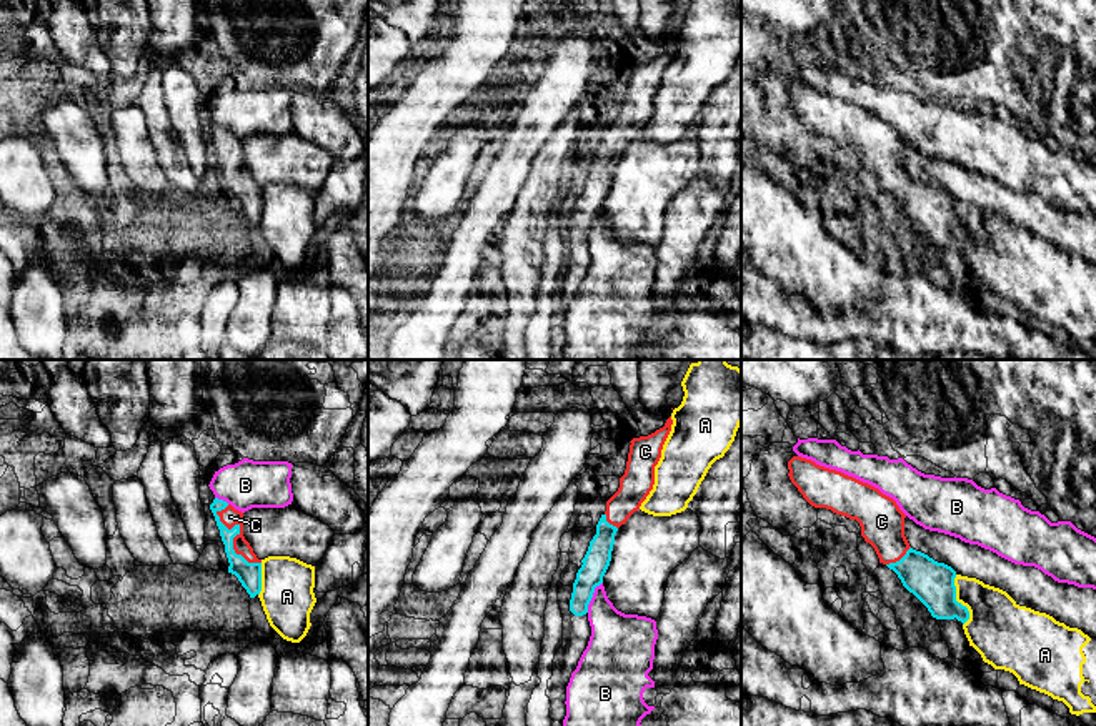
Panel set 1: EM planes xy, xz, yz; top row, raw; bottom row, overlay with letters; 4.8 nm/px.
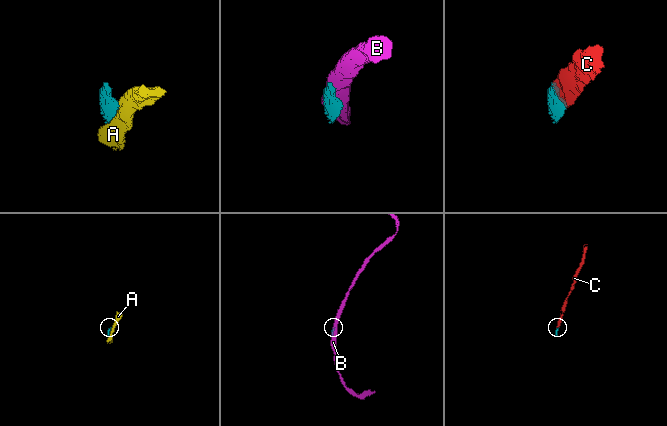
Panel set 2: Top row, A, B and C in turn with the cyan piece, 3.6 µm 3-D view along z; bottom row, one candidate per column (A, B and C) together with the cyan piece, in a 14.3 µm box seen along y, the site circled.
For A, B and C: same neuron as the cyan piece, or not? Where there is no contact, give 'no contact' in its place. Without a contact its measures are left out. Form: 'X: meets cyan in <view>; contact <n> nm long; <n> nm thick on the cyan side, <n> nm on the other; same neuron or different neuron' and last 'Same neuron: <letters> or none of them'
A: meets cyan in yz; contact 260 nm long; 200 nm thick on the cyan side, 300 nm on the other; different neuron
B: meets cyan in xz; contact 170 nm long; 130 nm thick on the cyan side, 260 nm on the other; different neuron
C: meets cyan in xy; contact 340 nm long; 110 nm thick on the cyan side, 90 nm on the other; same neuron
Same neuron: C

